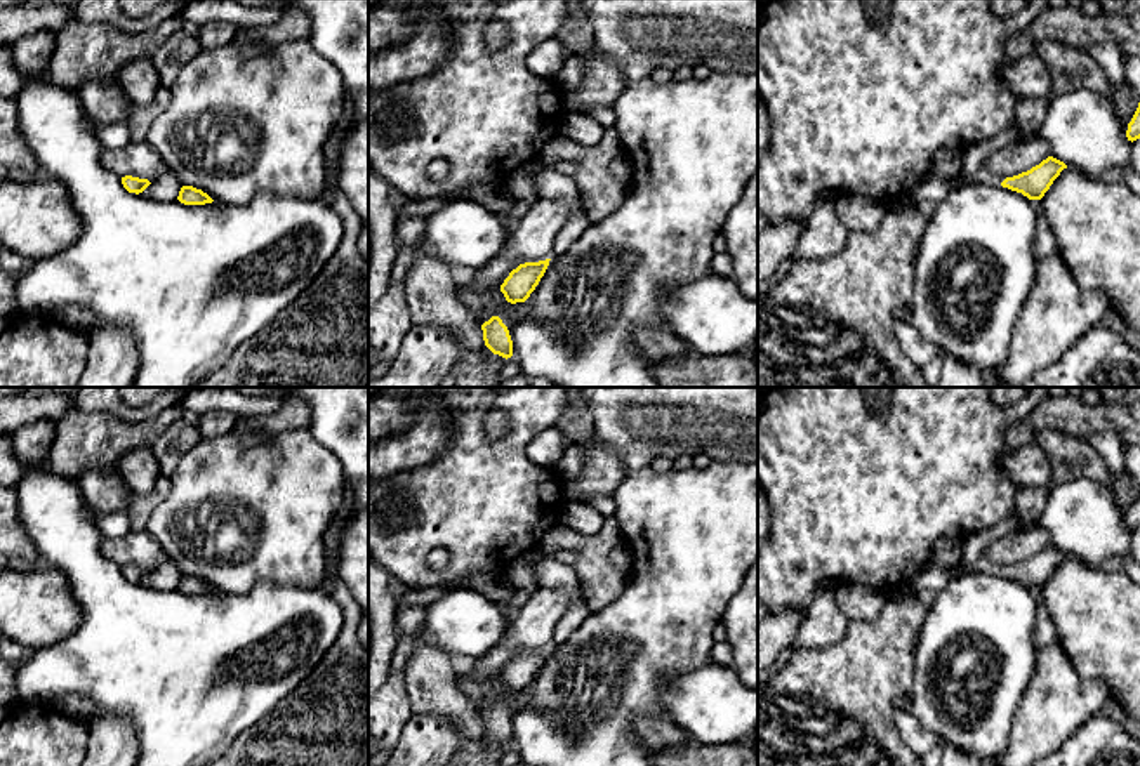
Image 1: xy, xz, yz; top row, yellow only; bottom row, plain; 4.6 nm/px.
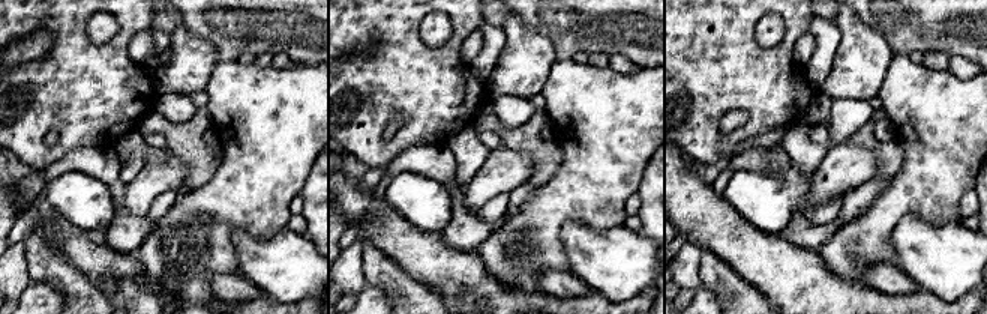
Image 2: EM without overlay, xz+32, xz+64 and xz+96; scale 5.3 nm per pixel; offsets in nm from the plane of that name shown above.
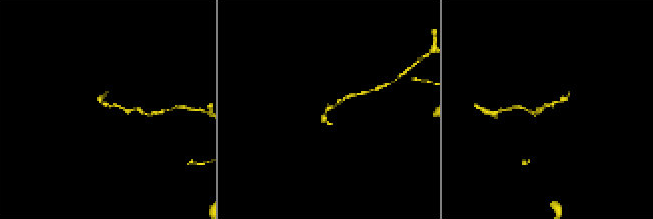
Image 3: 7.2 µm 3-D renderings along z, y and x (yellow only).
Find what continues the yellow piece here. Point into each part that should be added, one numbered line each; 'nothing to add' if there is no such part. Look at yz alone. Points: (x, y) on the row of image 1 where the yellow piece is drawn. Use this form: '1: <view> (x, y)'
1: yz (982, 176)

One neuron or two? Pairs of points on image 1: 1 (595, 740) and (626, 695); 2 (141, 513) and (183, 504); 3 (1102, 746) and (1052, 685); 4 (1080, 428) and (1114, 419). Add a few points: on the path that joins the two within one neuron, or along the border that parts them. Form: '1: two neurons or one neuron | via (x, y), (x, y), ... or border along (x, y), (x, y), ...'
1: one neuron | via (595, 730), (616, 706)
2: two neurons | border along (162, 501), (146, 520)
3: two neurons | border along (1097, 713), (1059, 747)
4: one neuron | via (1088, 419), (1106, 419)

